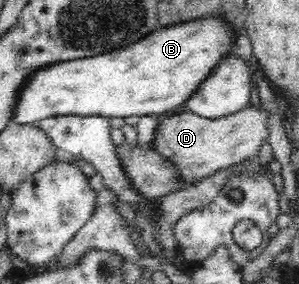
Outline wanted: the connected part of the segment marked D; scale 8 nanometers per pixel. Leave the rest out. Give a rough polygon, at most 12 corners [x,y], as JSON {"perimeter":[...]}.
{"perimeter":[[269,113],[165,118],[151,147],[185,184],[258,155]]}

